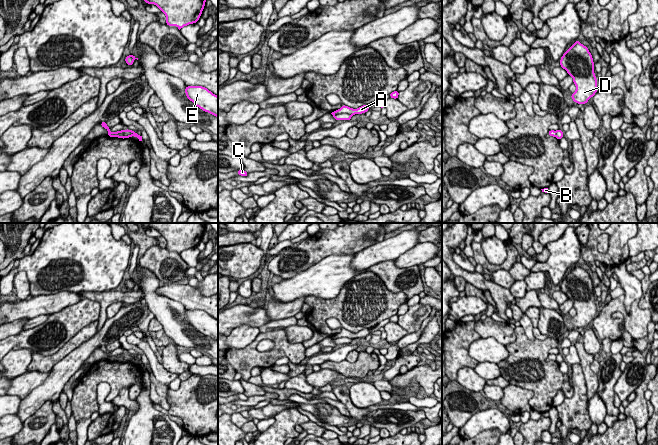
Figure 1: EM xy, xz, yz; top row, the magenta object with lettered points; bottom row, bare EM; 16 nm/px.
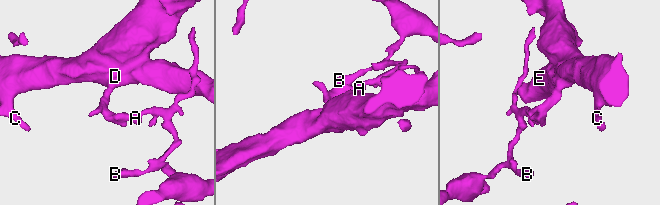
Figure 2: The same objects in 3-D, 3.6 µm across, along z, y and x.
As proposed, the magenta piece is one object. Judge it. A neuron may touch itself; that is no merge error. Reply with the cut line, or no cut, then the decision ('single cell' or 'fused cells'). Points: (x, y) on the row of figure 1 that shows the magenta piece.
cut in xz along (351, 114), (336, 113), (333, 115); fused cells

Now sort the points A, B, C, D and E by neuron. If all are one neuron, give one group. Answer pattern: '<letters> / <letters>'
A B / C D E

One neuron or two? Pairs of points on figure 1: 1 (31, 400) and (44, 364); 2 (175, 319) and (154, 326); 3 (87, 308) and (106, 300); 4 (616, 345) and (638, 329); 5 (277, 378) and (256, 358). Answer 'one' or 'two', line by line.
1: two
2: two
3: two
4: two
5: two

